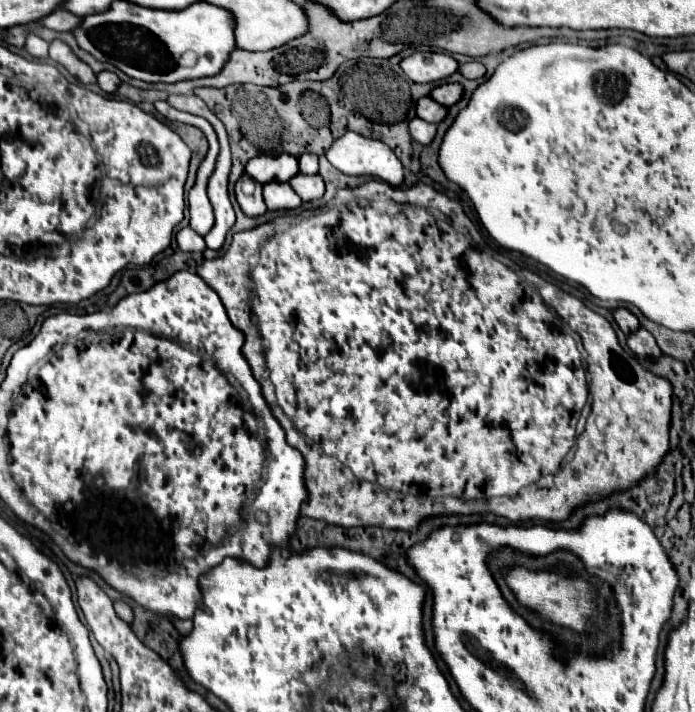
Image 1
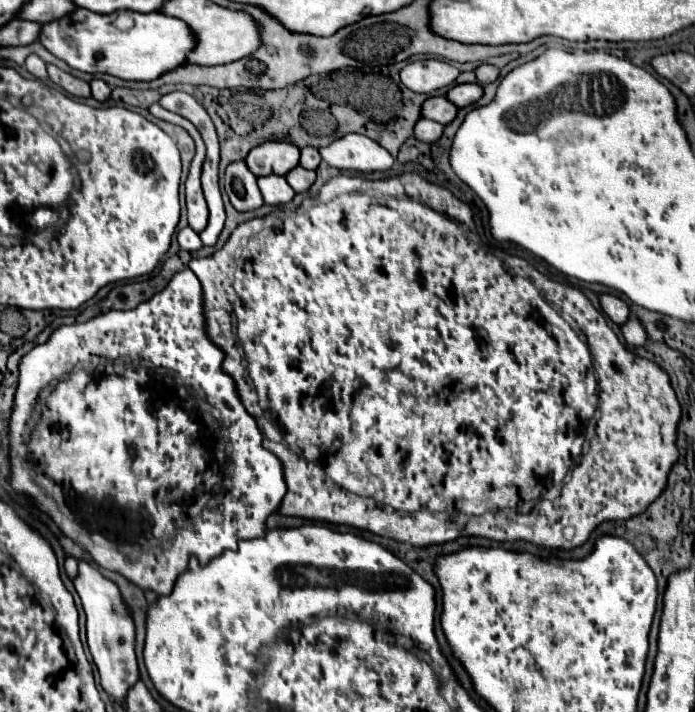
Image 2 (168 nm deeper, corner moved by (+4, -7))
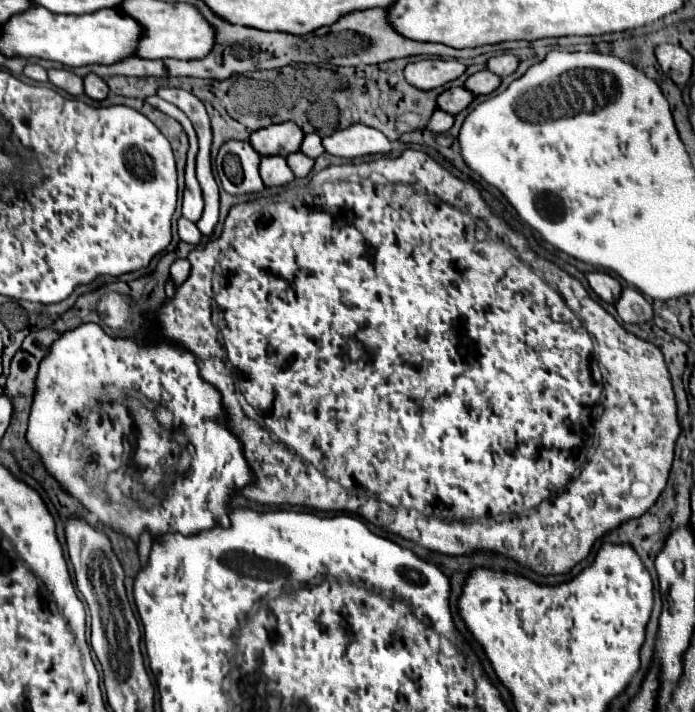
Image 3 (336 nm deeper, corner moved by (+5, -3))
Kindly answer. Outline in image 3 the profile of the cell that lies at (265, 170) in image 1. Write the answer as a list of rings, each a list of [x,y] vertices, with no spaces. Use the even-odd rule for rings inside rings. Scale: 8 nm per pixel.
[[[282,122],[252,132],[250,142],[260,156],[270,156],[270,154],[288,156],[300,150],[302,138],[304,132],[294,122]]]

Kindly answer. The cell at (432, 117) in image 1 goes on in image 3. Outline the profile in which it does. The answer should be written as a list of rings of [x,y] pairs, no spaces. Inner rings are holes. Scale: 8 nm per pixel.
[[[450,88],[450,90],[444,90],[440,94],[440,104],[438,108],[440,110],[446,110],[446,112],[452,112],[452,114],[458,114],[462,112],[470,102],[474,100],[474,94],[466,88]]]

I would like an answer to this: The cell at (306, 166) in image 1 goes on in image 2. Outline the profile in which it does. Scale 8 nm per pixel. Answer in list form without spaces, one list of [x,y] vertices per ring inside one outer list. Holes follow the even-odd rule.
[[[307,146],[307,148],[303,148],[303,150],[301,150],[299,166],[303,166],[305,170],[317,170],[319,162],[321,162],[321,156],[319,156],[319,150],[317,150],[317,148]]]

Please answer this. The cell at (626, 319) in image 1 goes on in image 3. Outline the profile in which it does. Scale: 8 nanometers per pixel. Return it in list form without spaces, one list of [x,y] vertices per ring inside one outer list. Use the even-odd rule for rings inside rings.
[[[586,272],[586,280],[588,280],[590,288],[592,288],[604,302],[614,304],[614,302],[620,298],[622,286],[620,286],[620,282],[618,282],[614,276],[610,276],[608,272]]]

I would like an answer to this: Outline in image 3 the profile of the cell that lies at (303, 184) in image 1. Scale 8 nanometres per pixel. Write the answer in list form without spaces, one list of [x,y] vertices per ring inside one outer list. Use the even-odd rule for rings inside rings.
[[[292,152],[292,154],[288,154],[288,166],[292,168],[292,172],[294,172],[294,176],[296,178],[304,178],[304,176],[308,176],[310,172],[312,172],[312,166],[314,166],[314,160],[312,158],[308,158],[304,152]]]

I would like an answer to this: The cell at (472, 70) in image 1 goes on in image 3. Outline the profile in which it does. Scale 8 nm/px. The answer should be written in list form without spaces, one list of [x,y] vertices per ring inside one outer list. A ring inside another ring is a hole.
[[[502,54],[502,56],[494,56],[494,58],[490,58],[490,62],[488,62],[488,70],[492,72],[498,72],[498,76],[508,76],[508,74],[512,74],[512,72],[516,72],[516,68],[518,68],[518,58],[516,56],[512,56],[512,54]]]

